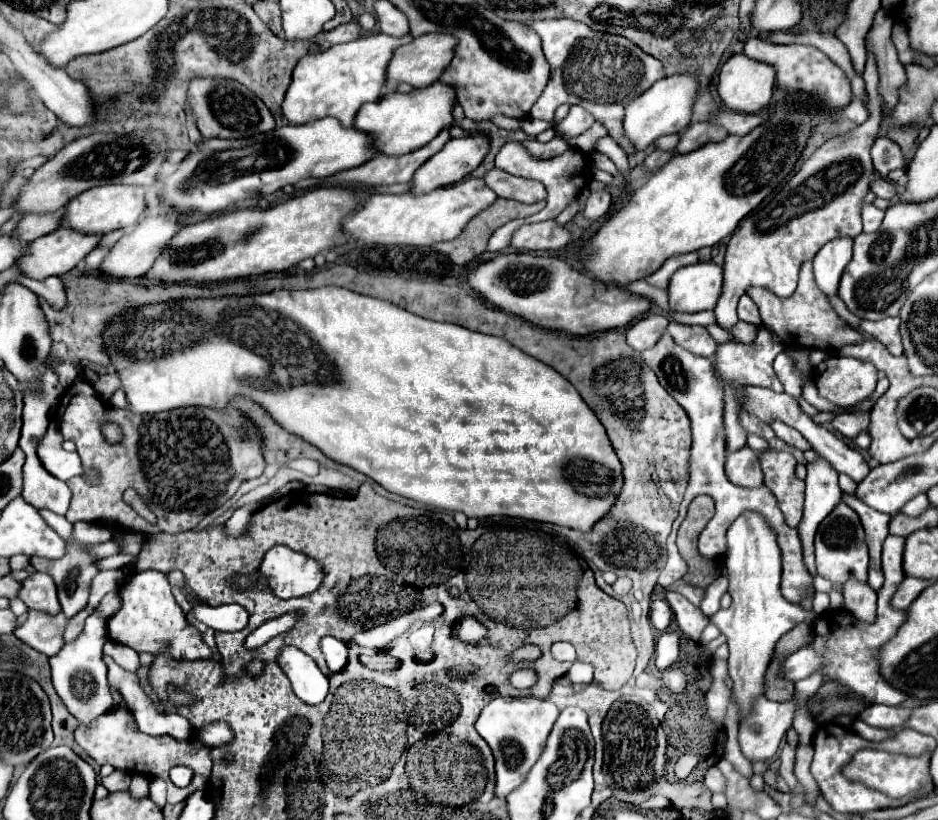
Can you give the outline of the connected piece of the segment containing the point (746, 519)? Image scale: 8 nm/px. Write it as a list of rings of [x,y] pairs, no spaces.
[[[742,513],[728,529],[728,553],[722,563],[722,575],[730,581],[728,593],[732,595],[732,605],[730,609],[720,609],[710,619],[728,639],[728,675],[742,723],[752,713],[754,701],[766,693],[766,669],[778,639],[802,621],[814,623],[816,613],[806,613],[780,595],[780,549],[774,531],[766,527],[766,521],[758,513]]]

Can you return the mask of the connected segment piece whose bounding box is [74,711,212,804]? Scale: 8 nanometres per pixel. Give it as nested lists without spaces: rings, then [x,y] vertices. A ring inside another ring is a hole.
[[[108,711],[104,715],[100,715],[92,725],[80,725],[74,731],[76,743],[98,763],[98,765],[106,765],[110,763],[112,767],[116,767],[118,771],[128,771],[128,773],[140,773],[140,775],[148,775],[148,777],[160,777],[164,779],[168,786],[167,801],[176,804],[184,801],[192,791],[204,790],[206,781],[210,779],[210,771],[212,771],[212,759],[208,755],[208,747],[196,751],[194,755],[188,753],[190,751],[190,741],[188,743],[178,743],[176,739],[172,739],[170,735],[164,737],[150,737],[144,733],[134,733],[128,731],[128,719],[130,715],[126,715],[124,711]],[[174,765],[186,765],[194,771],[194,779],[186,788],[178,788],[169,779],[169,771]]]

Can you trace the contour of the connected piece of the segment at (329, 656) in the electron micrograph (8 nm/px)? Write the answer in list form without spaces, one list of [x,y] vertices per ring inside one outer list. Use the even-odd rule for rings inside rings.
[[[324,637],[322,639],[322,651],[326,657],[326,663],[332,671],[340,671],[346,665],[348,659],[348,651],[346,645],[334,637]]]

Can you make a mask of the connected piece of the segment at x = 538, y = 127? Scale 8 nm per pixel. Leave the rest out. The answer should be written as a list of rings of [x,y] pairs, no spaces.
[[[522,119],[520,125],[522,125],[522,131],[526,131],[528,135],[534,135],[534,137],[536,137],[538,133],[542,133],[542,131],[546,131],[546,129],[552,127],[550,123],[540,121],[540,119]]]

